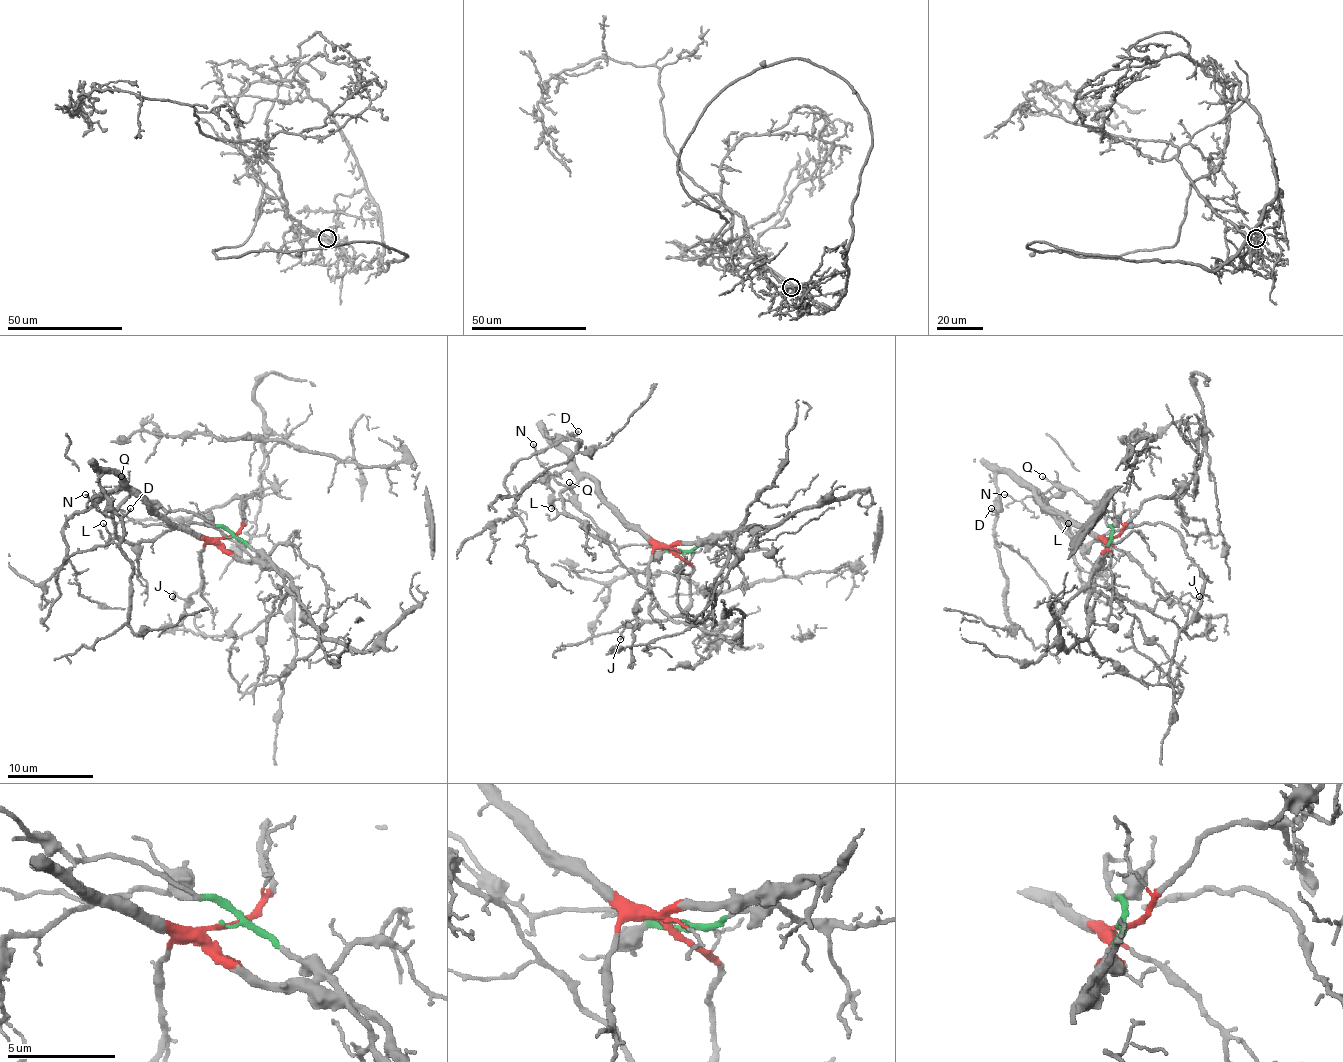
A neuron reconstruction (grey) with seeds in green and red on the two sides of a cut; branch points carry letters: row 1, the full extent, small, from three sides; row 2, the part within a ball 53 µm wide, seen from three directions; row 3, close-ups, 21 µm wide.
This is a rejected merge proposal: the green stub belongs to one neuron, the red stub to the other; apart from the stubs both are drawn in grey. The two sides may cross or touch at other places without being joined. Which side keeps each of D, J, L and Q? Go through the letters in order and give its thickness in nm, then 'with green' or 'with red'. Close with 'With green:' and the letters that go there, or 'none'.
D: 110 nm | with red
J: 150 nm | with red
L: 120 nm | with red
Q: 130 nm | with green
With green: Q

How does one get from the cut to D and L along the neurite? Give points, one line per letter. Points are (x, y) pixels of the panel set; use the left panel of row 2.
D: (225, 536), (186, 534), (115, 473), (100, 473), (98, 486), (107, 501), (122, 516), (131, 508)
L: (225, 536), (206, 538), (186, 534), (141, 497), (131, 495), (113, 514), (115, 536), (111, 536), (103, 523)

